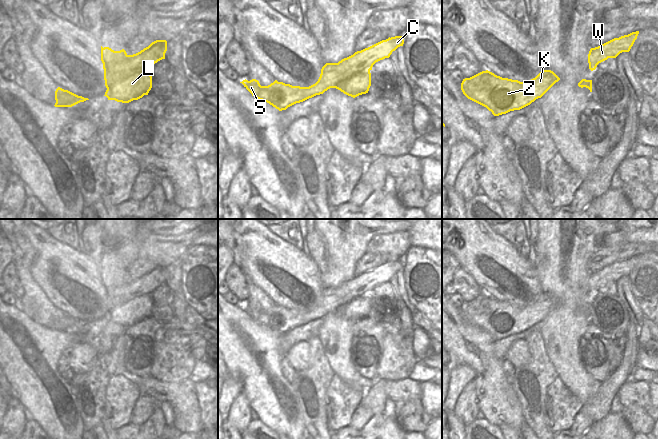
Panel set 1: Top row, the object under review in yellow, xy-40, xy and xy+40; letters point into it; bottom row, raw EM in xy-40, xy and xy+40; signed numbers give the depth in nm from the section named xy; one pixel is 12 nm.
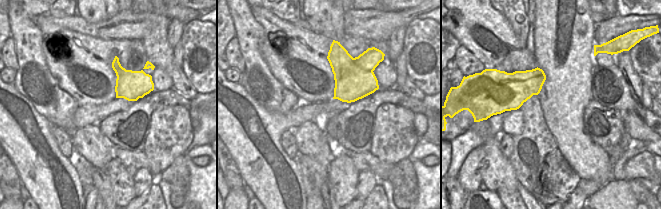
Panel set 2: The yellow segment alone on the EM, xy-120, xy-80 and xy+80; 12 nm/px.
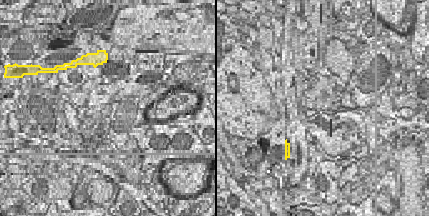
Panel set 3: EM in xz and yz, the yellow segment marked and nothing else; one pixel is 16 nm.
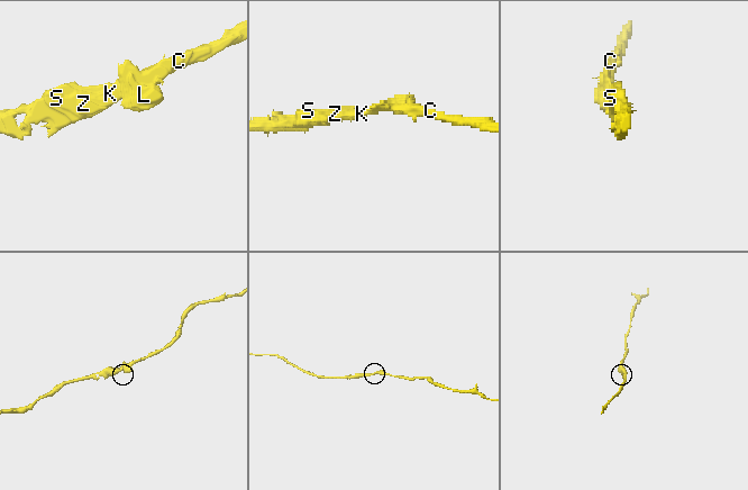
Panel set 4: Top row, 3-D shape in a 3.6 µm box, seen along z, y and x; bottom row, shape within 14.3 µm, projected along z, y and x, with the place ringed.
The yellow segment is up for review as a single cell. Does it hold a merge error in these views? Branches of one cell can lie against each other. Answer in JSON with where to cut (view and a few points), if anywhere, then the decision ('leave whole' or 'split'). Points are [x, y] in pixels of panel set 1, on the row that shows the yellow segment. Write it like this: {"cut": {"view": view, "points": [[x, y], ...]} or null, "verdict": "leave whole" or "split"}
{"cut": null, "verdict": "leave whole"}

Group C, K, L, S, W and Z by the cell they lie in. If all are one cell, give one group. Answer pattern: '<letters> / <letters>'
C K L S W Z

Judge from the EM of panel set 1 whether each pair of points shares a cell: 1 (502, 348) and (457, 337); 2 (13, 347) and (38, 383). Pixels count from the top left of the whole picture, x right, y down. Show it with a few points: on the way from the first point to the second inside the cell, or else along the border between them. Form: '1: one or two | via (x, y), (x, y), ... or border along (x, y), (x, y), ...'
1: two | border along (494, 340), (494, 354), (502, 359)
2: one | via (21, 356), (33, 374)

